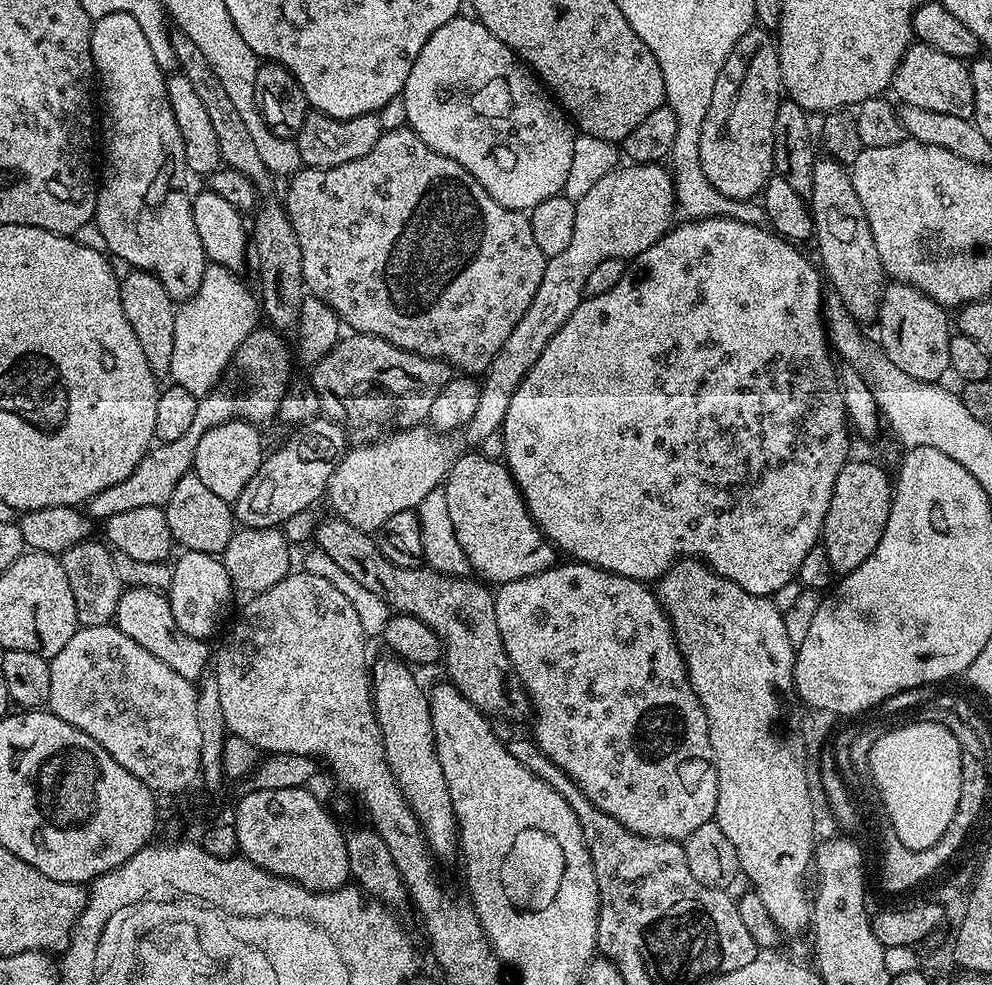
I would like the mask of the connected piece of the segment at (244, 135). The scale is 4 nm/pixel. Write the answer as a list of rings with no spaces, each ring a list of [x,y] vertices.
[[[179,30],[172,32],[172,45],[179,75],[190,78],[190,86],[194,86],[194,94],[198,94],[202,106],[206,106],[206,115],[209,116],[210,123],[214,126],[214,135],[218,137],[221,161],[227,167],[238,170],[238,174],[244,174],[246,178],[250,178],[250,182],[254,185],[263,186],[263,184],[273,183],[272,172],[266,166],[266,162],[262,162],[262,157],[258,155],[258,150],[253,140],[250,139],[250,130],[246,130],[246,122],[242,122],[242,114],[238,114],[234,102],[230,102],[230,97],[226,94],[222,82],[218,82],[218,74],[210,70],[210,62],[206,62],[198,46],[194,46],[194,42],[190,42],[190,38],[186,38],[184,32]]]

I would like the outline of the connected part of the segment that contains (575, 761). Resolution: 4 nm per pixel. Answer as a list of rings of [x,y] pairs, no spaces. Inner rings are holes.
[[[560,562],[554,568],[547,568],[545,572],[506,582],[494,592],[498,634],[502,634],[502,646],[506,646],[512,671],[518,674],[528,692],[529,700],[532,701],[534,721],[536,720],[536,745],[546,754],[546,758],[550,758],[550,762],[554,762],[554,766],[558,766],[577,784],[582,794],[586,794],[586,798],[594,802],[594,806],[598,806],[598,810],[622,822],[626,830],[651,840],[682,842],[690,834],[694,834],[698,826],[709,823],[715,817],[718,778],[710,750],[708,719],[688,681],[688,671],[676,645],[676,635],[672,633],[672,622],[656,599],[655,591],[650,590],[647,583],[607,572],[593,564],[567,563]]]

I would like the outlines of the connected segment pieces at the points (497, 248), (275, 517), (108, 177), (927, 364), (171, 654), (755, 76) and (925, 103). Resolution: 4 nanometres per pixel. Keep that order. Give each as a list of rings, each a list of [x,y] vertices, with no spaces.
[[[407,126],[381,131],[378,142],[374,142],[374,150],[370,150],[366,158],[354,158],[354,162],[342,162],[342,166],[333,168],[301,167],[287,184],[286,211],[294,226],[294,234],[298,234],[298,246],[302,246],[302,274],[307,291],[311,295],[317,296],[333,308],[341,321],[347,327],[348,324],[352,327],[349,329],[353,333],[377,336],[407,352],[443,360],[460,374],[487,372],[498,350],[506,346],[506,338],[510,338],[510,333],[513,332],[514,326],[518,326],[522,314],[530,310],[534,294],[538,294],[538,286],[542,282],[546,257],[538,248],[529,217],[523,211],[494,202],[494,198],[490,198],[490,194],[482,190],[474,174],[458,166],[454,158],[446,158],[430,150],[430,146],[426,146],[426,142],[422,142],[422,138],[418,138],[418,134]]]
[[[323,414],[307,424],[299,425],[296,432],[277,452],[269,451],[264,461],[258,466],[258,474],[246,482],[246,490],[238,494],[234,502],[234,515],[244,528],[280,528],[286,522],[286,518],[294,518],[294,514],[309,511],[319,500],[325,499],[328,491],[328,483],[334,474],[334,470],[340,465],[340,459],[349,451],[350,441],[344,433],[344,427],[335,419]]]
[[[119,12],[118,14],[106,14],[105,16],[98,16],[93,19],[92,33],[90,34],[90,54],[92,55],[92,67],[94,69],[95,79],[98,81],[98,100],[104,103],[104,173],[99,173],[98,187],[96,189],[96,215],[94,223],[98,230],[102,232],[103,238],[106,240],[108,252],[118,258],[124,258],[132,270],[139,270],[142,272],[149,272],[152,276],[158,278],[158,282],[162,282],[162,286],[166,286],[166,290],[172,295],[173,301],[187,302],[199,290],[199,284],[203,280],[203,274],[206,267],[206,257],[204,254],[204,247],[202,246],[202,238],[198,238],[198,229],[194,227],[194,218],[192,217],[192,201],[189,193],[184,193],[184,176],[186,177],[186,169],[184,167],[184,151],[182,150],[182,134],[178,134],[178,122],[174,122],[174,110],[170,110],[170,102],[168,101],[168,87],[166,85],[166,72],[158,66],[158,62],[154,62],[154,54],[150,50],[150,42],[146,42],[146,34],[142,34],[142,26],[138,26],[138,22],[134,22],[134,18],[130,18],[130,14]]]
[[[889,283],[880,300],[878,343],[898,370],[927,384],[943,381],[950,372],[950,338],[954,335],[949,313],[938,302],[909,284]]]
[[[125,587],[118,598],[115,626],[126,634],[126,638],[134,638],[138,646],[143,646],[149,654],[154,654],[170,670],[182,674],[182,678],[196,682],[205,675],[210,666],[210,648],[203,639],[190,637],[177,625],[167,595],[149,588]]]
[[[753,26],[734,42],[734,50],[722,62],[722,70],[718,70],[718,82],[714,82],[714,94],[710,94],[710,110],[706,110],[706,118],[702,121],[702,138],[698,142],[698,154],[702,154],[702,170],[706,173],[706,178],[718,194],[724,194],[726,198],[735,200],[752,200],[763,193],[764,187],[774,175],[774,114],[778,114],[778,106],[782,99],[782,85],[780,82],[780,63],[778,62],[778,40],[769,29]]]
[[[919,42],[913,43],[902,58],[892,79],[891,91],[896,92],[895,99],[901,105],[918,106],[938,114],[955,114],[957,118],[967,120],[972,120],[974,114],[974,85],[969,65],[959,56],[942,54],[942,50],[934,50]]]

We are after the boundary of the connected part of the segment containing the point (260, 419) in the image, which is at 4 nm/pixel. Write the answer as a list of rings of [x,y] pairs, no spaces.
[[[268,326],[257,327],[255,331],[242,342],[234,357],[234,364],[244,371],[244,380],[248,385],[244,392],[220,392],[213,390],[197,399],[194,410],[194,422],[190,430],[181,438],[170,443],[159,443],[149,449],[142,462],[135,468],[134,473],[118,482],[115,486],[107,487],[97,495],[92,496],[86,505],[87,515],[94,520],[105,520],[115,514],[126,513],[143,506],[164,507],[174,494],[180,478],[191,471],[198,442],[202,442],[202,434],[206,430],[214,430],[214,426],[222,426],[231,420],[247,420],[249,424],[264,426],[267,420],[275,421],[280,411],[280,403],[287,390],[292,372],[292,360],[288,357],[288,348],[279,331]]]

